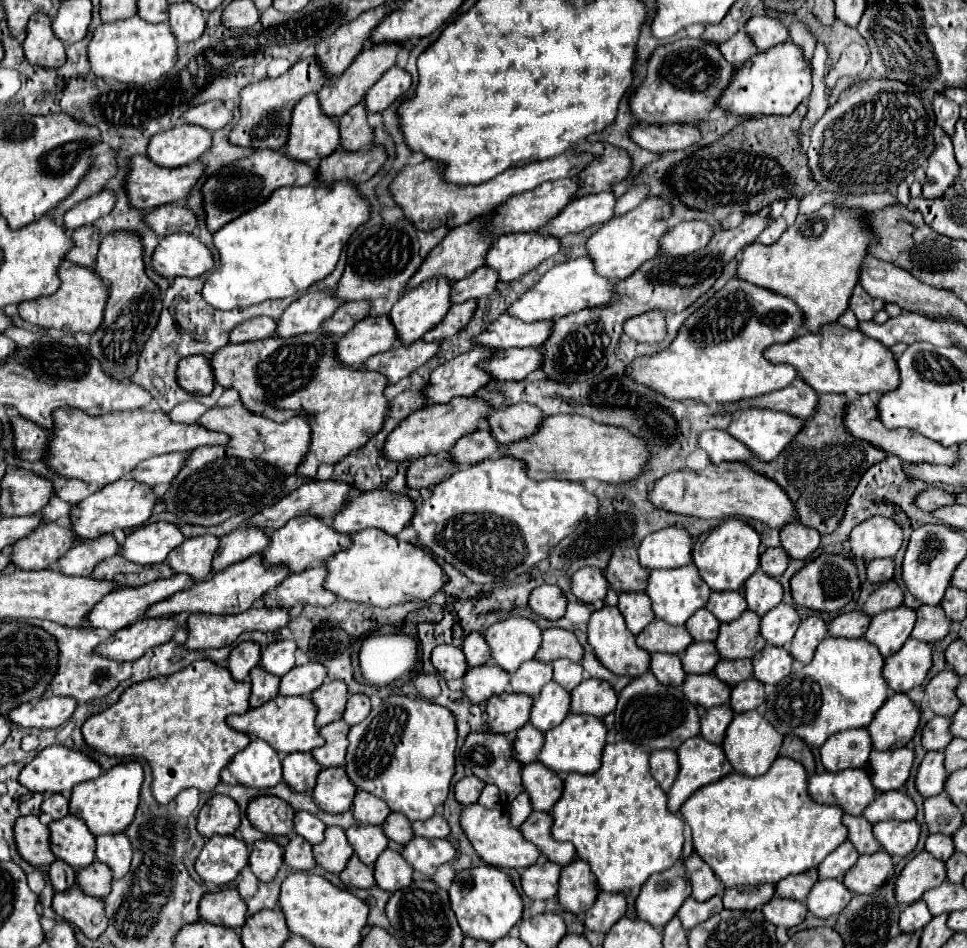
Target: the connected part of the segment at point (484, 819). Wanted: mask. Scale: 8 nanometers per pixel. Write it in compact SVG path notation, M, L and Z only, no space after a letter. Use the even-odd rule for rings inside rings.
M478 803L468 805L460 813L460 825L462 825L468 841L472 843L476 855L486 865L492 865L498 869L526 869L540 859L540 851L532 843L526 843L522 839L522 833L518 833L518 829L508 825L508 813L504 807L484 809Z

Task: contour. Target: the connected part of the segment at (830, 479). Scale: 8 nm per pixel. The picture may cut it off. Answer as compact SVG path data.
M820 395L820 409L806 419L800 437L796 437L796 441L792 441L780 457L768 463L752 457L746 463L758 473L774 479L792 499L798 511L796 519L802 525L816 529L820 535L830 535L836 531L844 517L848 499L852 497L864 471L886 457L882 449L848 433L848 427L844 425L844 411L848 403L850 401L846 395Z

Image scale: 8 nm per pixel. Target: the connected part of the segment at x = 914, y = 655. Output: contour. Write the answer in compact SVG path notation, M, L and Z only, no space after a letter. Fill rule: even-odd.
M908 639L898 653L886 657L886 661L884 661L884 681L894 693L908 693L912 687L922 685L930 667L932 667L930 645L916 641L916 639Z

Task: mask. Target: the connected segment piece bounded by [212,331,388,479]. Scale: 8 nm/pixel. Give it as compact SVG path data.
M314 331L288 339L270 337L264 341L248 341L240 345L230 343L224 349L220 349L220 353L212 355L212 369L216 383L222 387L230 387L232 383L232 387L240 393L242 403L252 413L260 413L278 423L284 423L294 415L310 415L312 443L304 463L298 469L298 475L310 479L316 477L316 469L320 463L336 465L338 459L346 457L350 451L364 447L368 439L382 429L382 423L388 413L388 399L384 395L384 389L388 387L386 377L378 371L356 369L340 363L336 355L336 337L330 333Z

